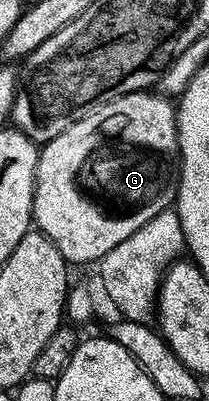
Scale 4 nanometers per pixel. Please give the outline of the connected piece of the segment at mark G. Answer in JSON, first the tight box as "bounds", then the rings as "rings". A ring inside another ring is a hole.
{"bounds":[32,91,180,266],"rings":[[[156,91],[127,93],[112,101],[107,101],[105,105],[96,106],[85,117],[78,119],[78,123],[66,127],[66,131],[62,131],[62,135],[43,142],[36,159],[36,194],[32,200],[32,219],[35,228],[46,234],[50,243],[54,243],[54,247],[58,247],[58,251],[62,251],[65,261],[73,266],[84,265],[87,261],[96,263],[108,252],[113,251],[114,247],[122,243],[124,239],[129,239],[130,235],[134,235],[144,224],[150,223],[160,212],[167,210],[176,200],[176,187],[179,184],[180,144],[176,130],[176,105]]]}

